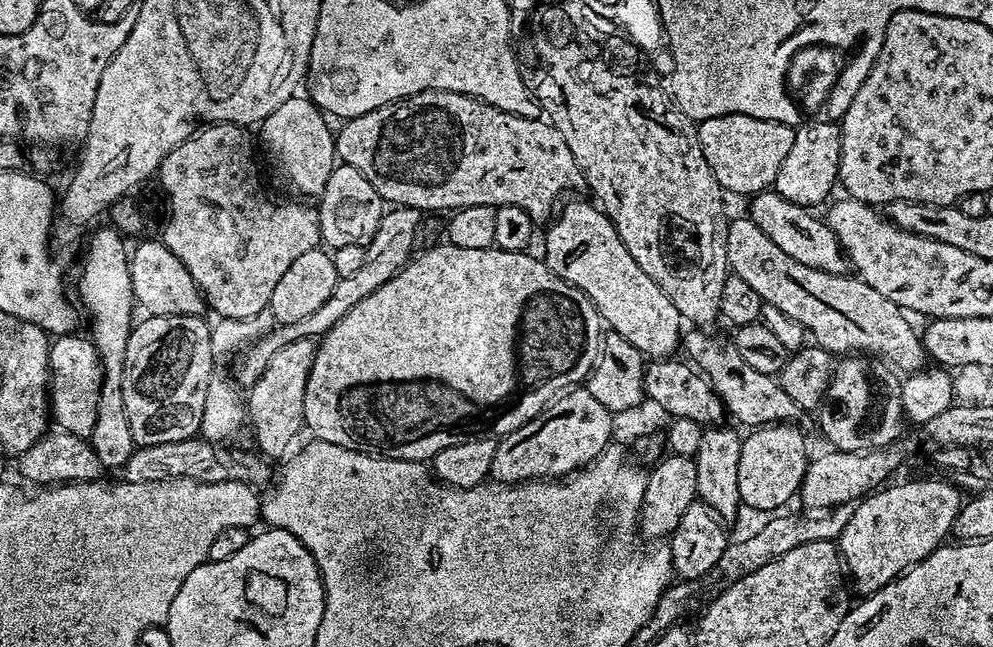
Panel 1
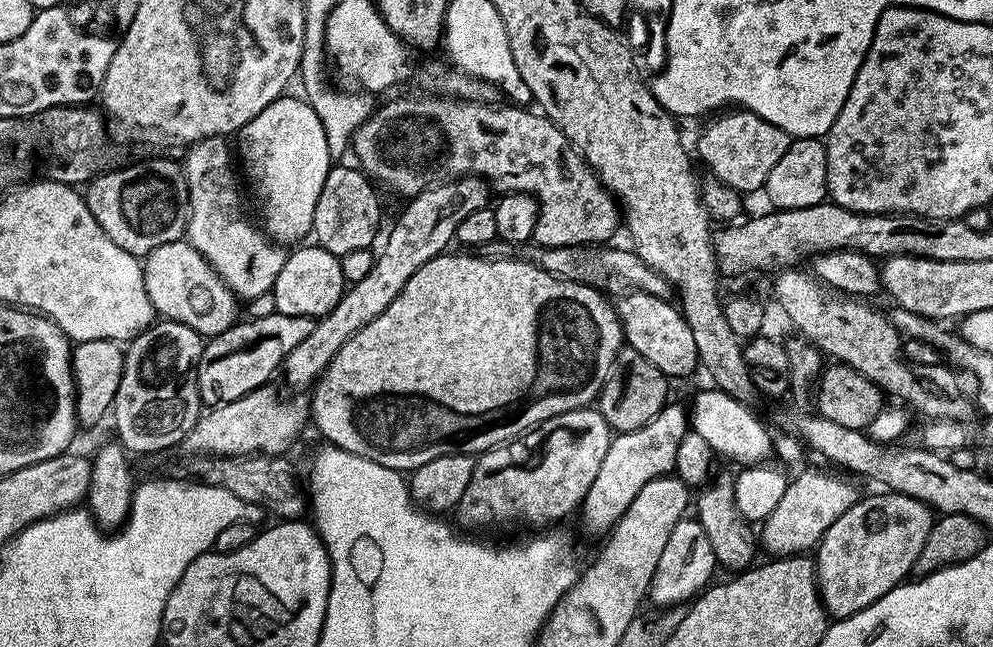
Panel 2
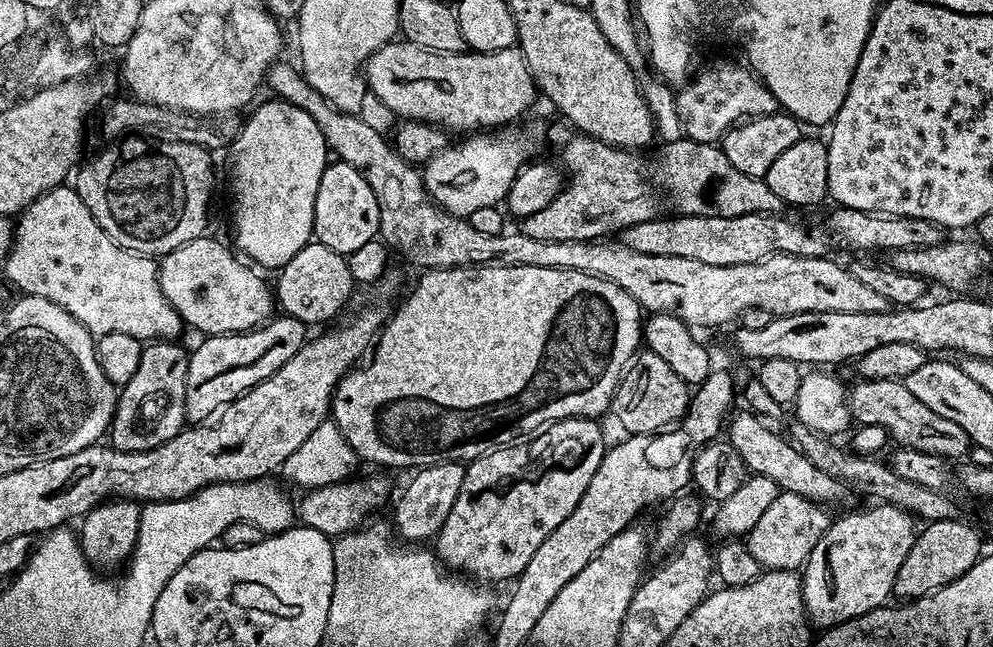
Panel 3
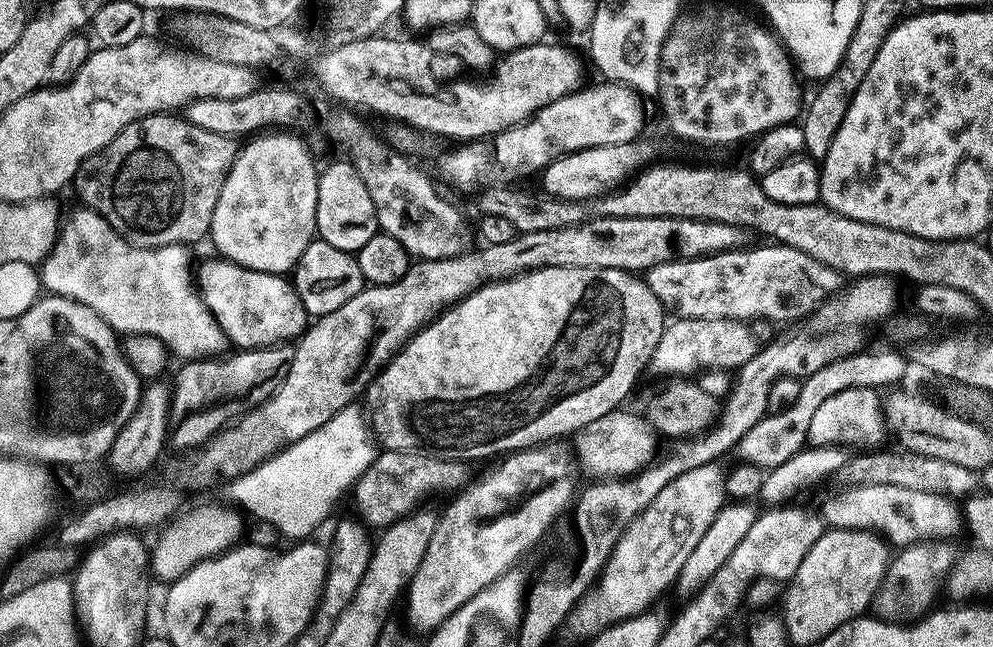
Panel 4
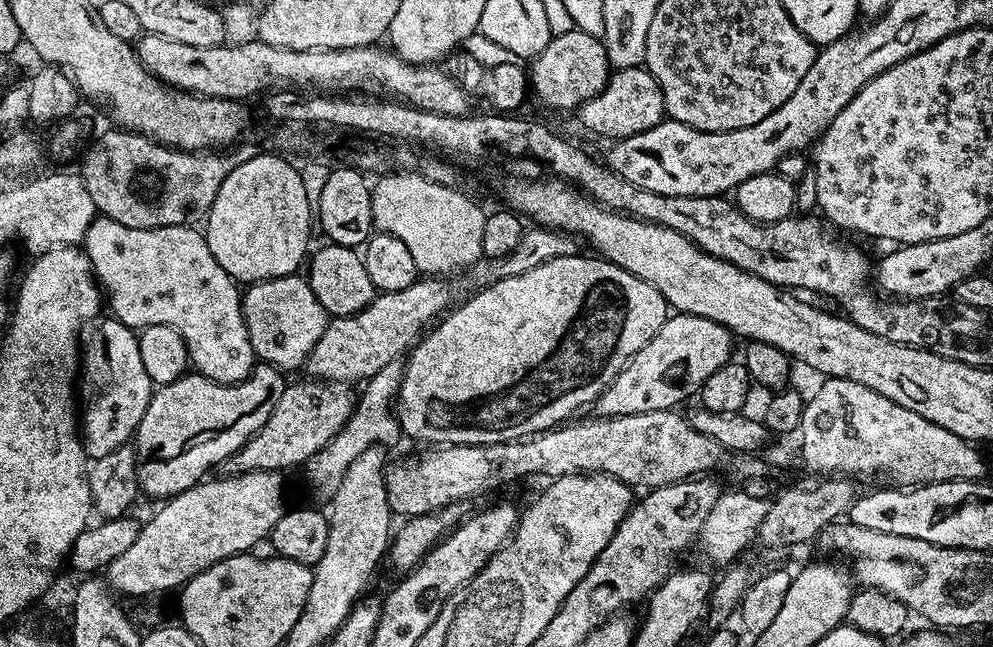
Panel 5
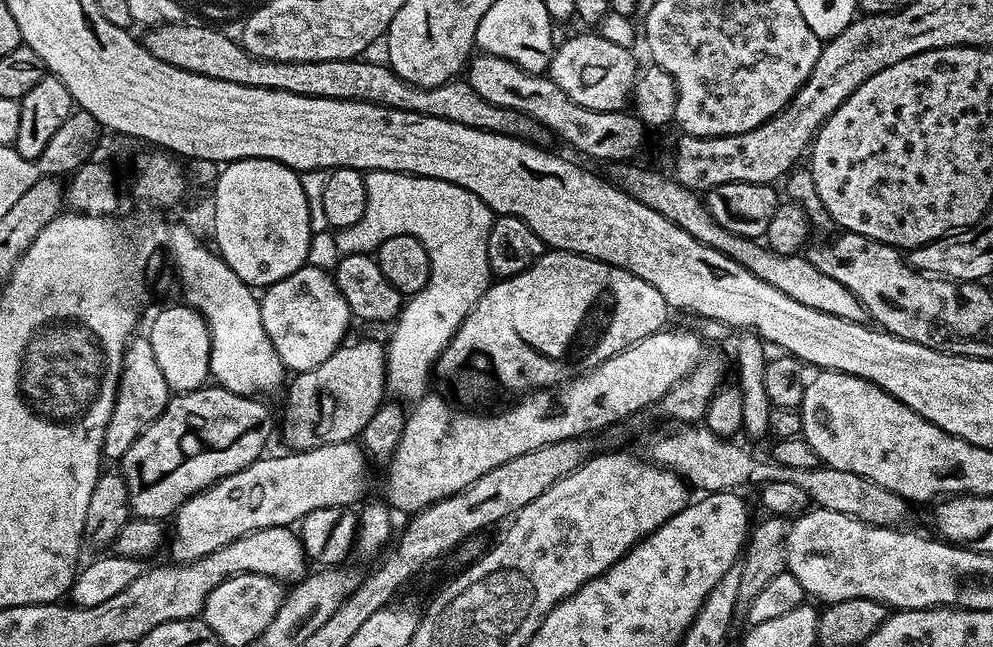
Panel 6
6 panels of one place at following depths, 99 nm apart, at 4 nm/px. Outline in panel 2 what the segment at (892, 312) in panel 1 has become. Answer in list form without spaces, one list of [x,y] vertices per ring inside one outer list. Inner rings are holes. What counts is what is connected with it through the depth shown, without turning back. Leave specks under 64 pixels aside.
[[[780,270],[776,276],[776,300],[780,303],[782,311],[788,315],[790,323],[796,327],[795,331],[805,340],[816,345],[825,357],[841,364],[849,364],[858,370],[866,379],[876,383],[889,397],[897,396],[897,401],[910,405],[924,418],[937,418],[939,420],[970,420],[974,416],[974,400],[964,396],[960,389],[961,377],[951,367],[943,363],[913,364],[909,362],[902,351],[902,337],[895,326],[888,320],[883,311],[871,308],[871,303],[860,298],[853,298],[845,294],[833,294],[825,285],[816,279],[815,275],[807,271]]]

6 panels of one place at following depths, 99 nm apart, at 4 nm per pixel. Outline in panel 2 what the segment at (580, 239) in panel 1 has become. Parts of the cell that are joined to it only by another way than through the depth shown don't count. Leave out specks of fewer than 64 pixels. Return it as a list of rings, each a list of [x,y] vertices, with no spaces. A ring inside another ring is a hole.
[[[637,290],[629,291],[619,301],[615,301],[614,307],[616,315],[620,317],[620,325],[624,328],[624,339],[627,347],[638,350],[642,358],[650,358],[658,370],[662,370],[664,375],[669,378],[675,376],[688,376],[695,368],[698,368],[696,359],[696,347],[694,346],[694,334],[690,326],[684,321],[684,314],[675,303],[667,304],[669,301],[662,296],[652,296],[649,292],[640,292]]]

